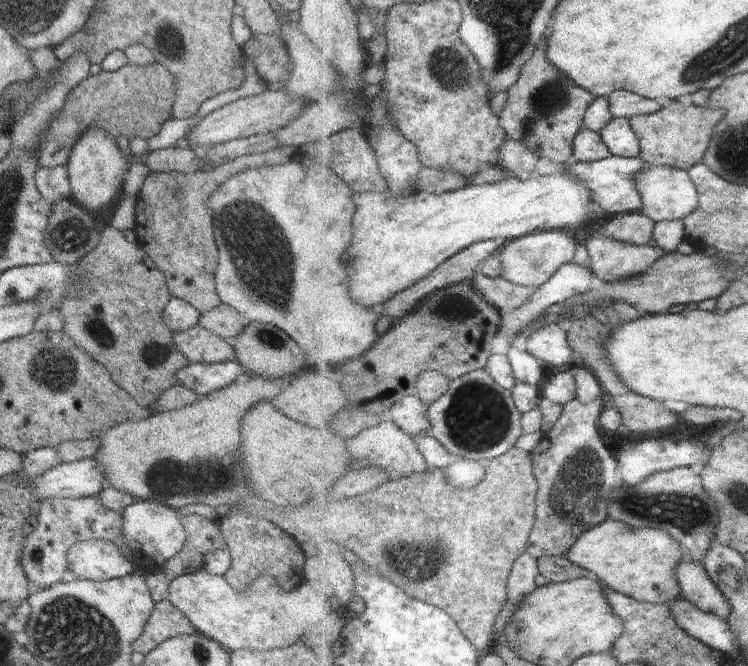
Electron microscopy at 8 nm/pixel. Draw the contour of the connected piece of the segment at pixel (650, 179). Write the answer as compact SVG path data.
M648 165L639 176L639 191L644 199L642 212L656 222L685 219L700 206L701 196L689 171L672 165Z

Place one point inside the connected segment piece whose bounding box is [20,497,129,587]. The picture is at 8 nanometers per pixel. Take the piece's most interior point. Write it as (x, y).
(61, 523)

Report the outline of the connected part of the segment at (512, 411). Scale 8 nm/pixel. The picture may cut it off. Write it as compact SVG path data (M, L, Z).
M480 369L453 379L450 390L433 405L429 405L420 395L404 397L390 410L387 417L396 421L402 430L413 437L425 437L432 434L441 440L452 454L460 455L462 459L487 463L511 451L518 444L522 434L525 434L523 416L524 413L516 404L513 391L504 388L504 385L501 385L490 371Z

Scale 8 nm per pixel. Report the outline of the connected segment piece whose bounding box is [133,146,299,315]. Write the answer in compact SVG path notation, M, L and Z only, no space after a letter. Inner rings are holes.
M280 146L265 153L241 156L224 163L219 173L206 178L202 172L150 172L137 195L133 230L136 232L137 243L164 274L172 296L178 296L193 304L202 315L222 303L216 294L214 282L219 256L207 198L226 177L229 178L246 169L286 164L296 152L299 152L297 147Z

